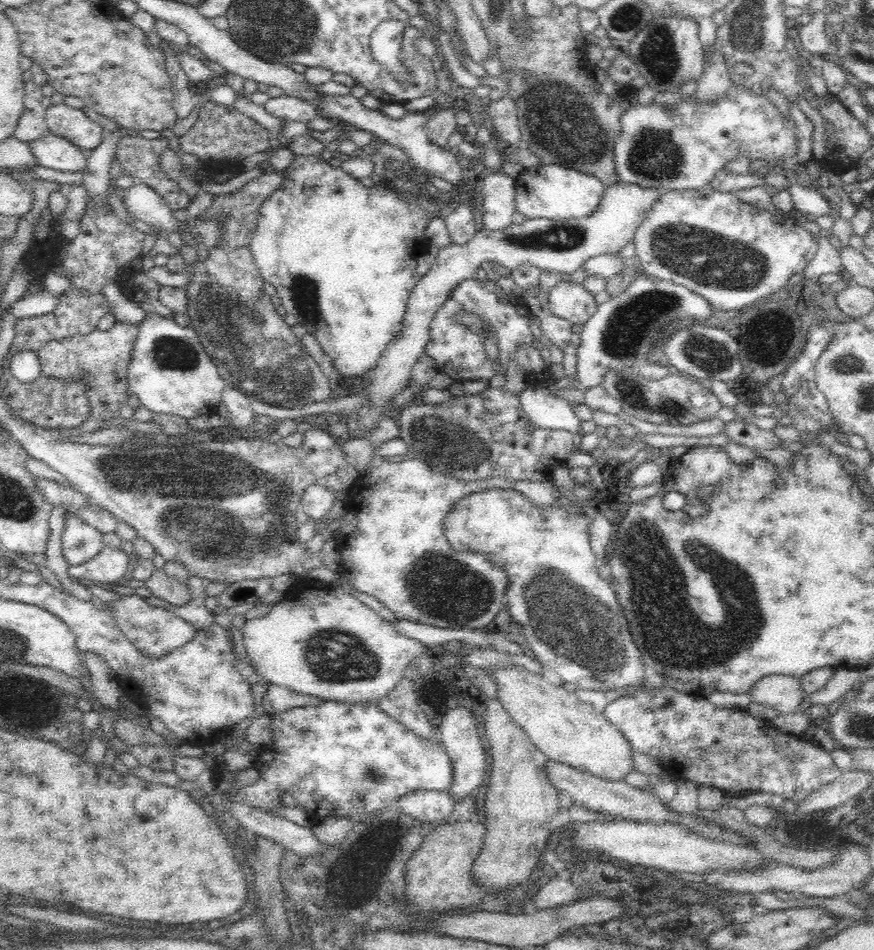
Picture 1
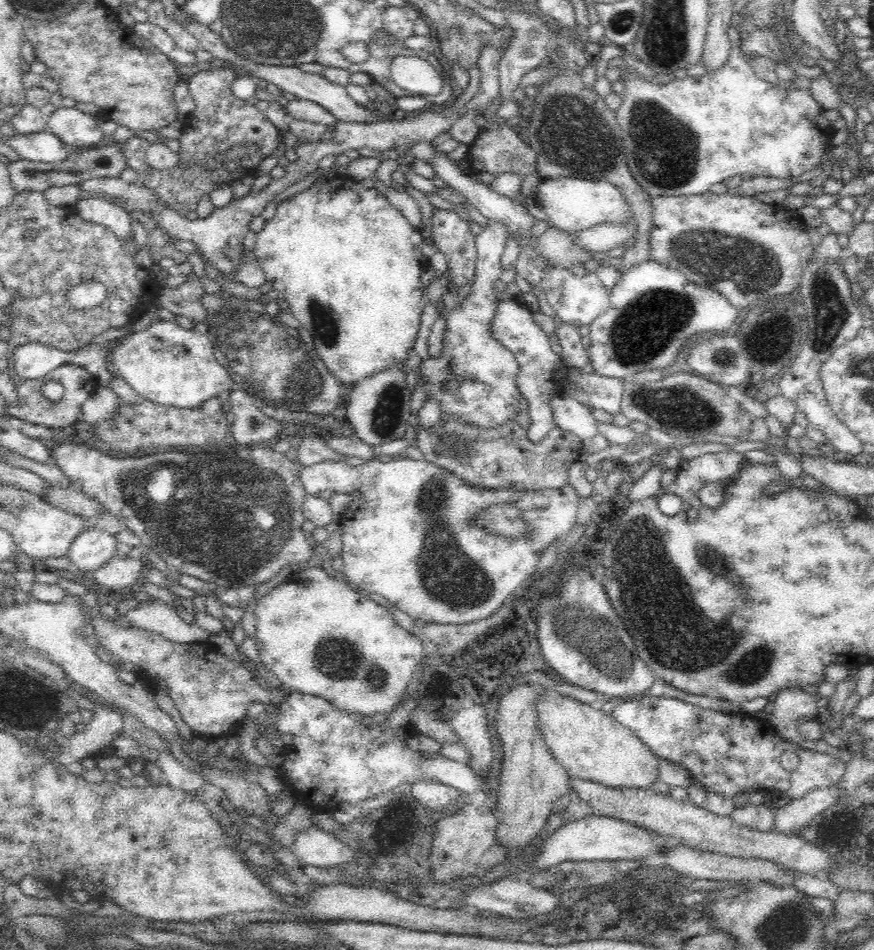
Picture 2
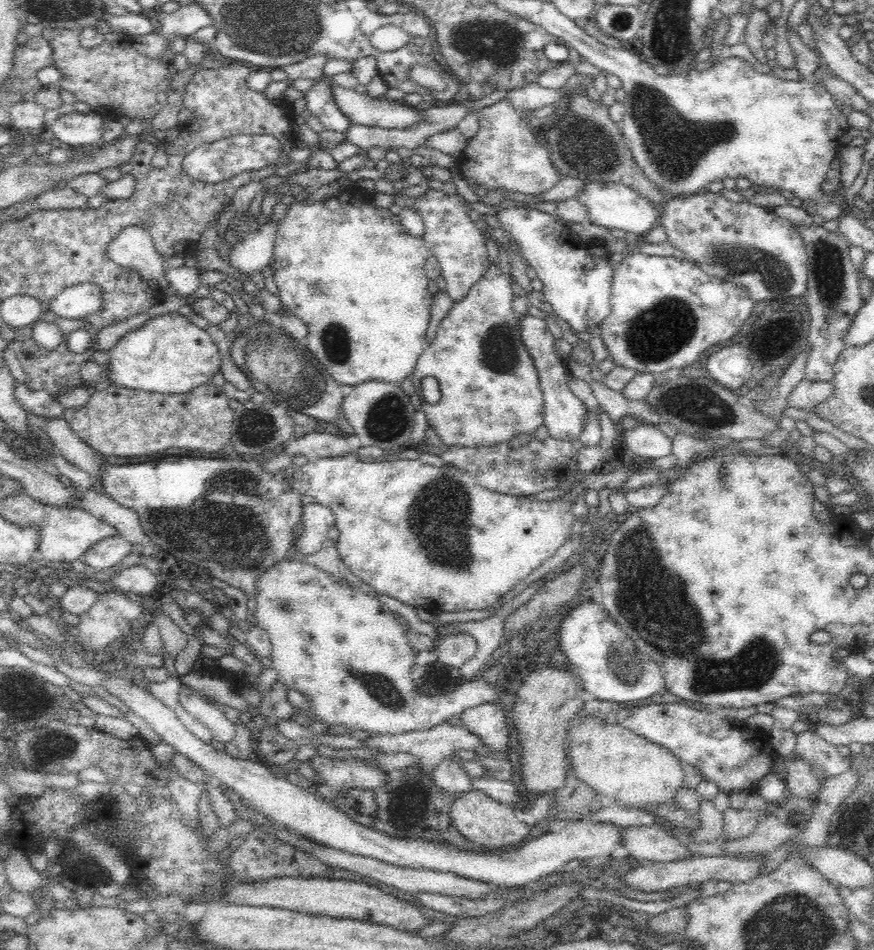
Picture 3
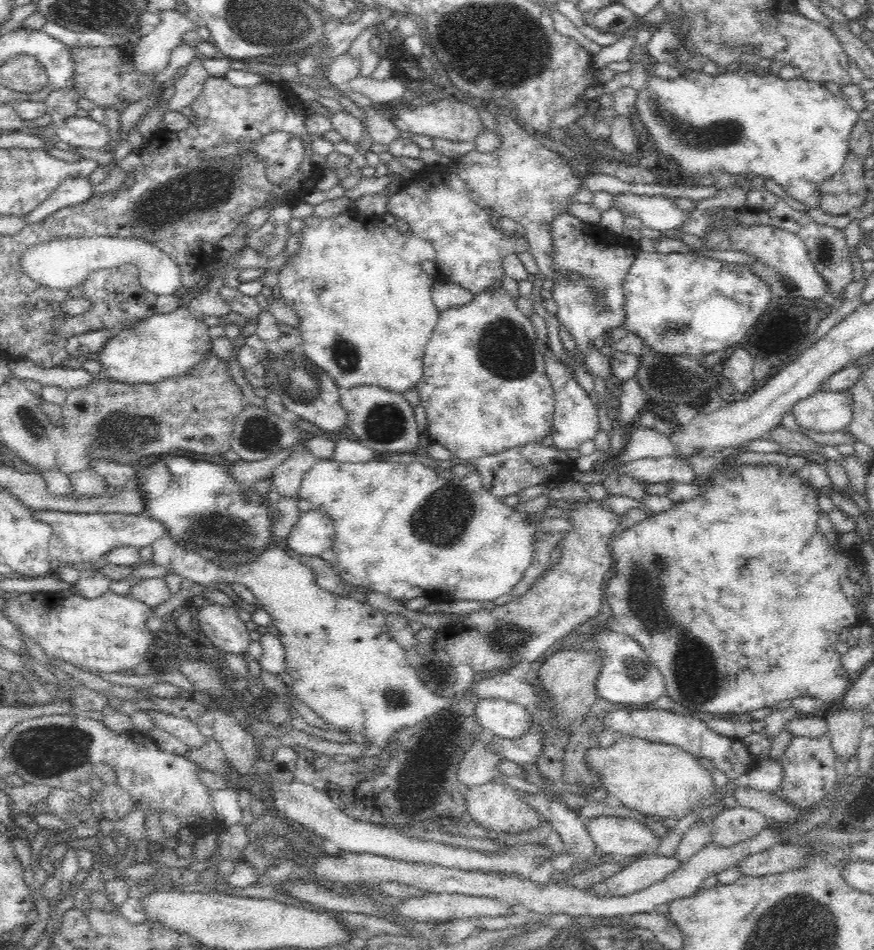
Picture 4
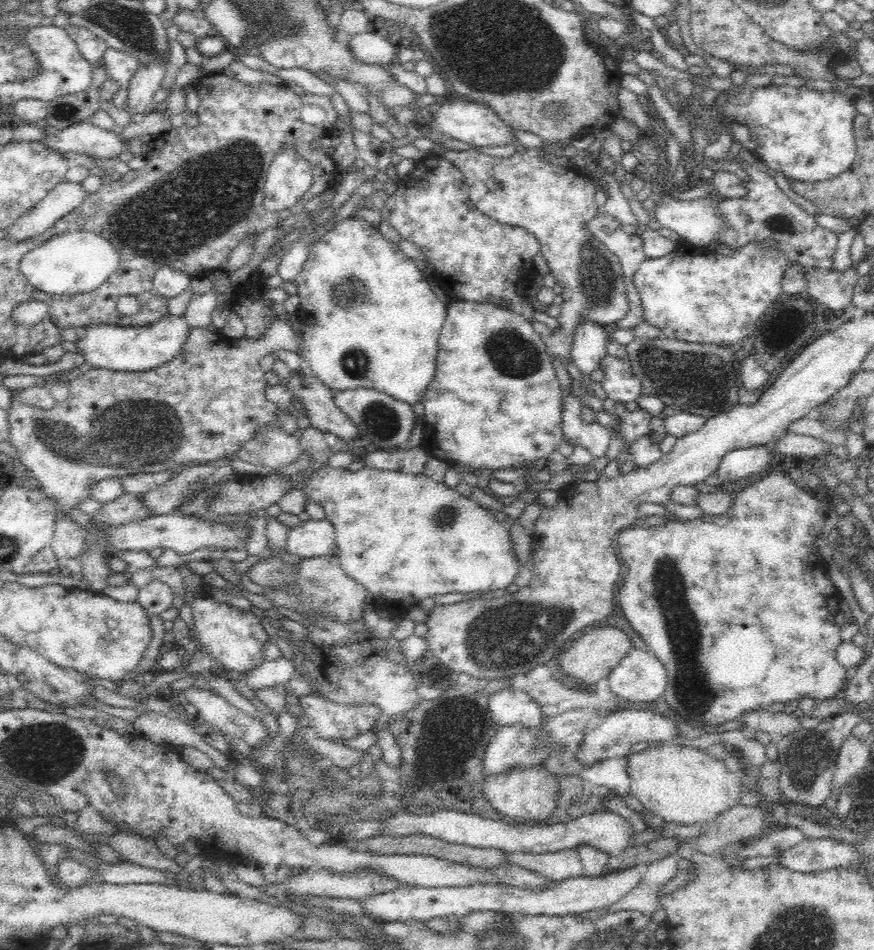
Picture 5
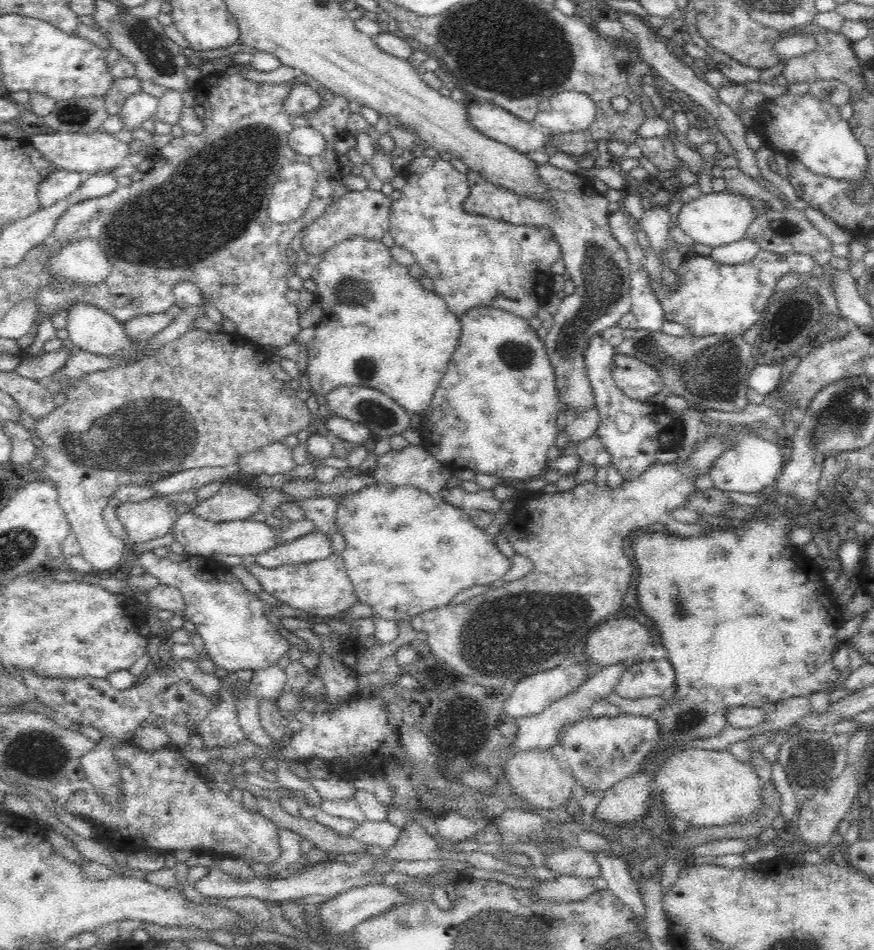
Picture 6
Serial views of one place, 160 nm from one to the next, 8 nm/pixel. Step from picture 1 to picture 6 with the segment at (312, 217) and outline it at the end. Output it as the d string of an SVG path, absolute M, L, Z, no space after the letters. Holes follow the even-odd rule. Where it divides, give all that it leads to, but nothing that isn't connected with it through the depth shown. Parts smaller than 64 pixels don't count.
M356 237L336 246L333 246L322 258L318 266L312 271L311 279L316 282L316 300L323 302L323 313L313 330L313 338L308 342L308 365L304 371L307 376L310 391L314 396L328 394L330 390L337 389L338 386L345 384L358 384L360 386L374 387L382 391L386 396L394 399L406 412L413 414L422 414L426 412L431 405L434 390L438 388L438 382L442 380L450 359L454 351L458 348L458 343L462 334L461 319L457 314L449 311L447 304L436 293L427 291L418 283L417 277L408 275L408 268L404 267L390 255L390 251L382 242L370 241L362 237Z

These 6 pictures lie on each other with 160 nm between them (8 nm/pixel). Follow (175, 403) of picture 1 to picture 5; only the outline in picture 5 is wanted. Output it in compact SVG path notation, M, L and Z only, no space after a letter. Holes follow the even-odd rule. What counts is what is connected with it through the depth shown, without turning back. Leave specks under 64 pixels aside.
M166 315L158 322L145 327L122 327L112 324L92 324L82 326L78 340L74 342L76 351L91 368L108 368L110 370L152 370L173 360L180 352L186 334L188 323L182 317Z

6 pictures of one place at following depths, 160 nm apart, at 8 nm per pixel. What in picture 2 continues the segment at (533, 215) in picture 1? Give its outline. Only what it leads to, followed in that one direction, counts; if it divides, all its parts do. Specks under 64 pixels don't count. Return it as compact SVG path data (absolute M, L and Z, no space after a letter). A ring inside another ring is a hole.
M581 178L545 179L539 186L538 202L544 209L550 227L556 227L566 232L576 234L590 230L600 224L615 224L630 228L635 226L636 217L630 209L625 195L614 184L608 181L594 181Z

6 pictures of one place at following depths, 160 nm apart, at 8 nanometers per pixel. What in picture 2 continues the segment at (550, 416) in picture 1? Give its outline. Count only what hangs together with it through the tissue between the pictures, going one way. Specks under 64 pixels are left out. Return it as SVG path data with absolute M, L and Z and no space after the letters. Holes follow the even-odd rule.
M566 394L555 395L551 405L556 424L562 430L573 432L583 442L592 440L599 433L597 420L588 405Z

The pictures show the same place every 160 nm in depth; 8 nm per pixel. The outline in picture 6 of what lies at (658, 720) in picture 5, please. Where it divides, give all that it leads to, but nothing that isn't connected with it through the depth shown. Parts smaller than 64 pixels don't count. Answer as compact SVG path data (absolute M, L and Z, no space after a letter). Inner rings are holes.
M618 715L615 717L608 716L584 716L576 722L566 724L562 730L558 730L558 747L564 751L566 761L570 765L573 776L582 782L586 793L595 795L604 794L611 786L620 782L628 775L632 775L644 761L646 755L656 746L660 740L658 733L658 723L654 717L645 717L638 715Z

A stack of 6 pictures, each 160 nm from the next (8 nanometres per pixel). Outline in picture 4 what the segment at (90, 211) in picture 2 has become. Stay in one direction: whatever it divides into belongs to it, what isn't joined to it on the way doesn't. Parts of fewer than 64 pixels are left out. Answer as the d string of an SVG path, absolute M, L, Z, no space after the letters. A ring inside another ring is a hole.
M62 236L30 247L18 262L22 272L40 287L69 291L84 284L96 271L108 271L133 262L139 270L139 279L156 296L175 295L182 287L180 267L163 250L140 238L98 236Z

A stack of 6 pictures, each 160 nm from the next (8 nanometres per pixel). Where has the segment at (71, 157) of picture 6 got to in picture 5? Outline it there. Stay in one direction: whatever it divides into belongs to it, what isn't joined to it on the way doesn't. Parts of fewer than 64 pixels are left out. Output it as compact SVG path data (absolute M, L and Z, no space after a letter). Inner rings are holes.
M80 122L61 131L48 131L41 144L66 159L67 153L90 157L94 160L116 160L127 151L123 138L114 131L98 128L88 122Z

